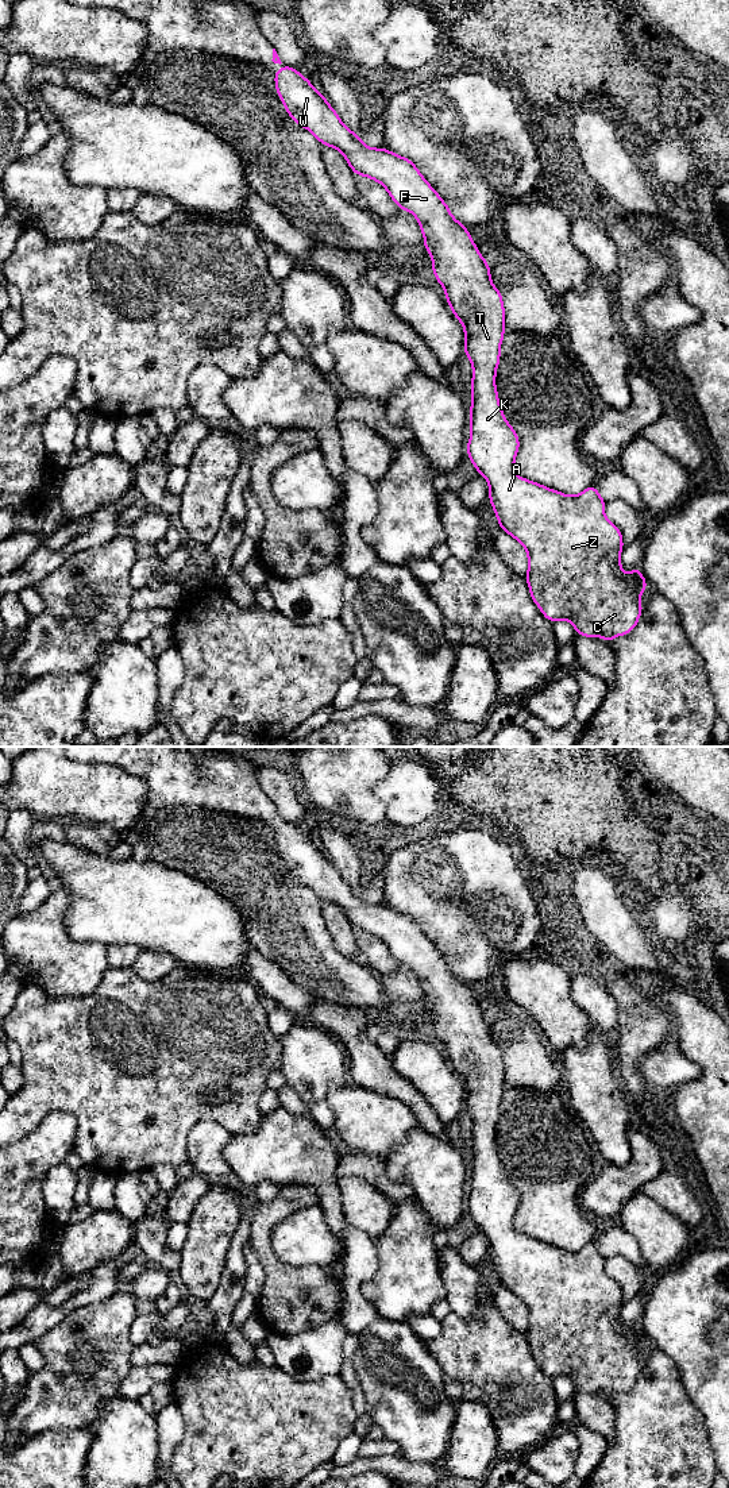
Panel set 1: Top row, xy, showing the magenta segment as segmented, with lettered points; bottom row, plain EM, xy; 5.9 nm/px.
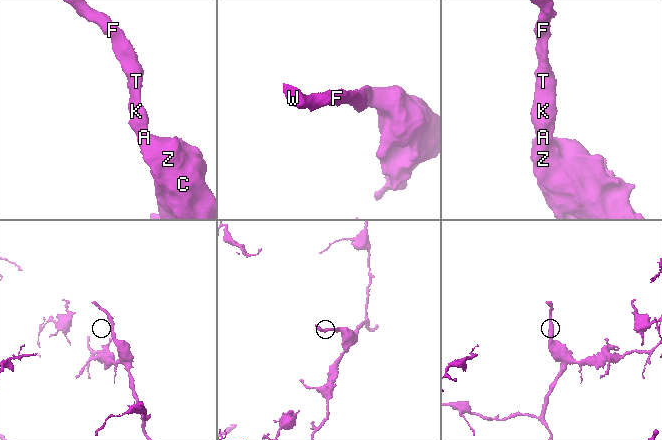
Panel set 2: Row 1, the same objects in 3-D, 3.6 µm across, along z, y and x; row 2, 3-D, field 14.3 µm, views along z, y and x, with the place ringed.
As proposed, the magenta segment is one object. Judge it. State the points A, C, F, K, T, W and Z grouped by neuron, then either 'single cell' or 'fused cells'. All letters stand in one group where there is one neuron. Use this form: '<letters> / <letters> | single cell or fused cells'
A C F K T W Z | single cell

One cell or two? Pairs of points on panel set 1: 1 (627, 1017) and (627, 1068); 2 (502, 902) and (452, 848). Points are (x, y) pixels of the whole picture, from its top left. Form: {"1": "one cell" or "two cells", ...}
{"1": "one cell", "2": "two cells"}

